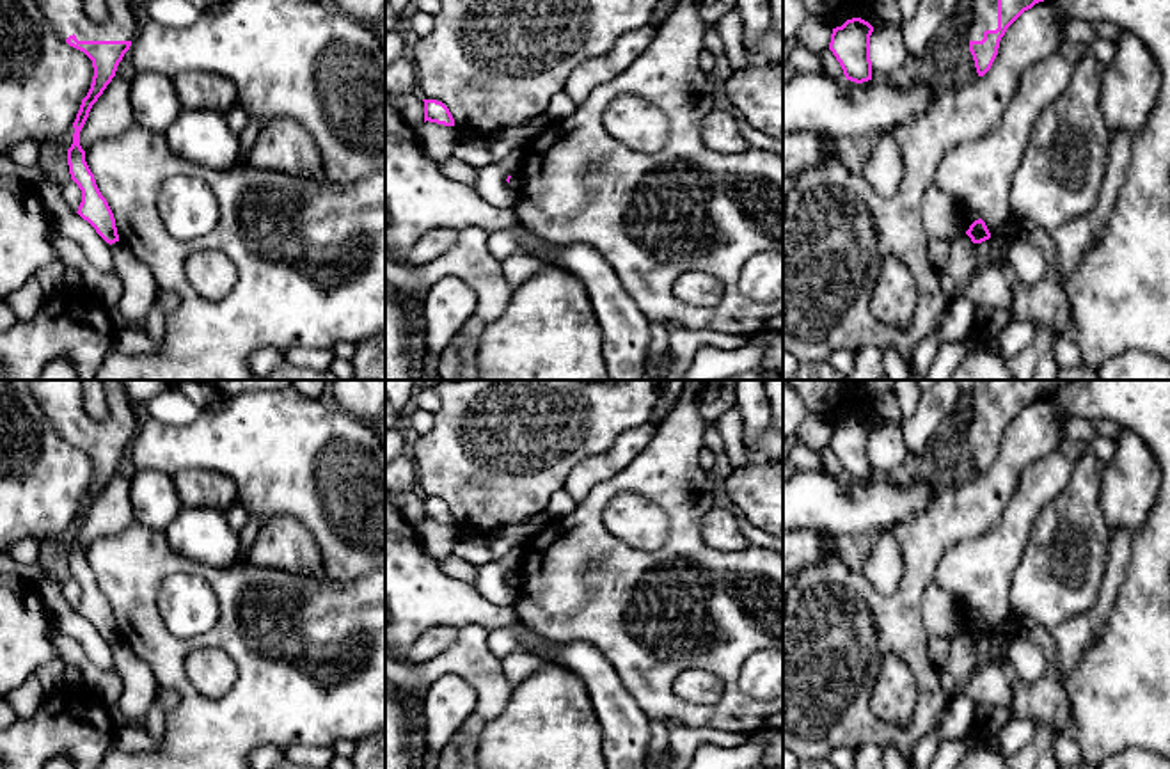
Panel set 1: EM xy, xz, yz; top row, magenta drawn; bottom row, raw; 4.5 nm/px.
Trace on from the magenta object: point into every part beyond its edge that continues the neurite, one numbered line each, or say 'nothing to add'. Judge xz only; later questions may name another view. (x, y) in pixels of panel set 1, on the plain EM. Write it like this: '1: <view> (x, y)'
nothing to add

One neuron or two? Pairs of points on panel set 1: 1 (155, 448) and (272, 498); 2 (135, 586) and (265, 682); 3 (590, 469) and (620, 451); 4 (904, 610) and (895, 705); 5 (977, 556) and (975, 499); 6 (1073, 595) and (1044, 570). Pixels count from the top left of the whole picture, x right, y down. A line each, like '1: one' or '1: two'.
1: one
2: one
3: one
4: two
5: two
6: one

